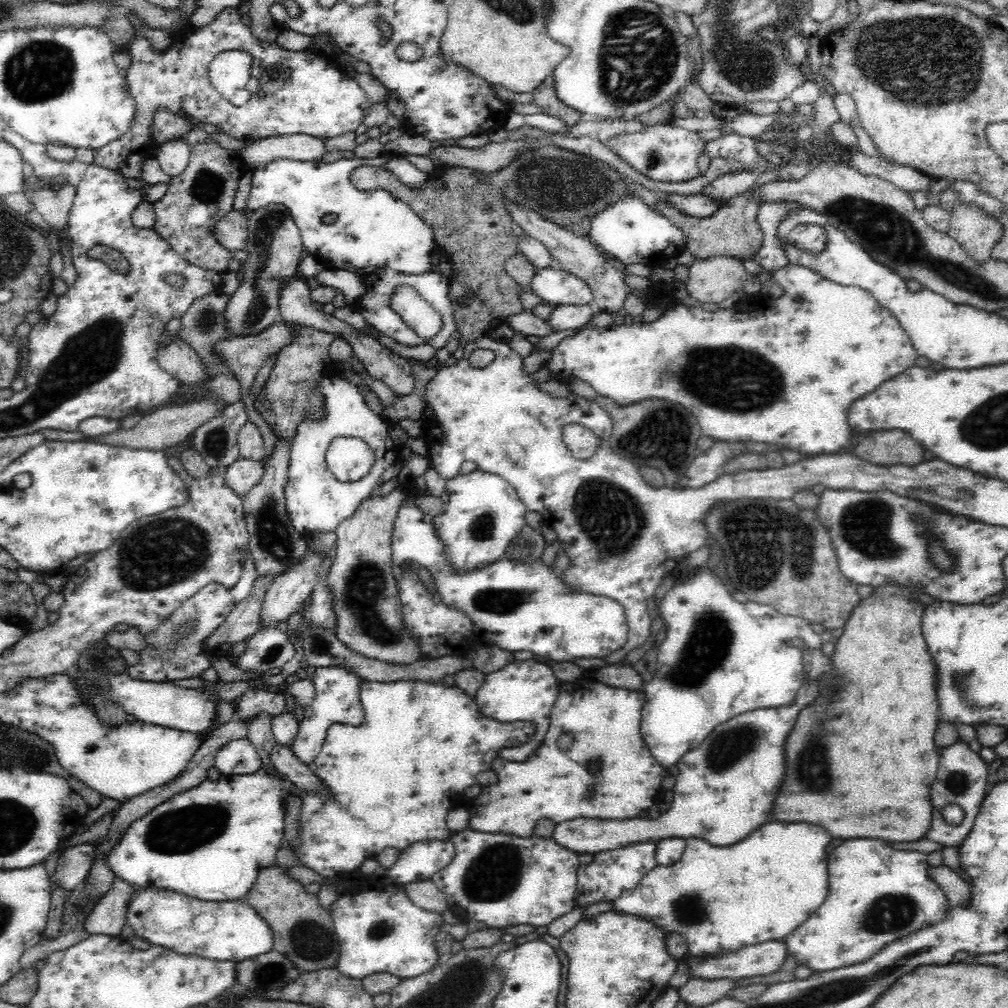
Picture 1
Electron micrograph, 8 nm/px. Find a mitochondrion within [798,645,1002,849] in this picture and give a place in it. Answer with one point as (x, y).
(957, 780)

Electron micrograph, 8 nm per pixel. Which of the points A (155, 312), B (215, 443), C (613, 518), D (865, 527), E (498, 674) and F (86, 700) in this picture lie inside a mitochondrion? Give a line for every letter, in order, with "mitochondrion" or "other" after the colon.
A: other
B: mitochondrion
C: mitochondrion
D: mitochondrion
E: other
F: other

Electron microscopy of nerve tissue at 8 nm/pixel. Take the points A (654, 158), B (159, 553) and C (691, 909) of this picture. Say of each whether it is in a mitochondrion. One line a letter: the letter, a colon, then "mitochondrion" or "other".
A: mitochondrion
B: mitochondrion
C: mitochondrion

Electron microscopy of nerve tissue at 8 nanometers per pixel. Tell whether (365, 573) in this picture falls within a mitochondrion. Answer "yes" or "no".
yes

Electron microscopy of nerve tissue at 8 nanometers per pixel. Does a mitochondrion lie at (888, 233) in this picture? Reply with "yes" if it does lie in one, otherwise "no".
yes

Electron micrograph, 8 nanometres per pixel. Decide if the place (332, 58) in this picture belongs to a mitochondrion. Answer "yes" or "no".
no

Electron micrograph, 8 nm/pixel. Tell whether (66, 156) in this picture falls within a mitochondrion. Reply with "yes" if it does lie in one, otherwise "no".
no

